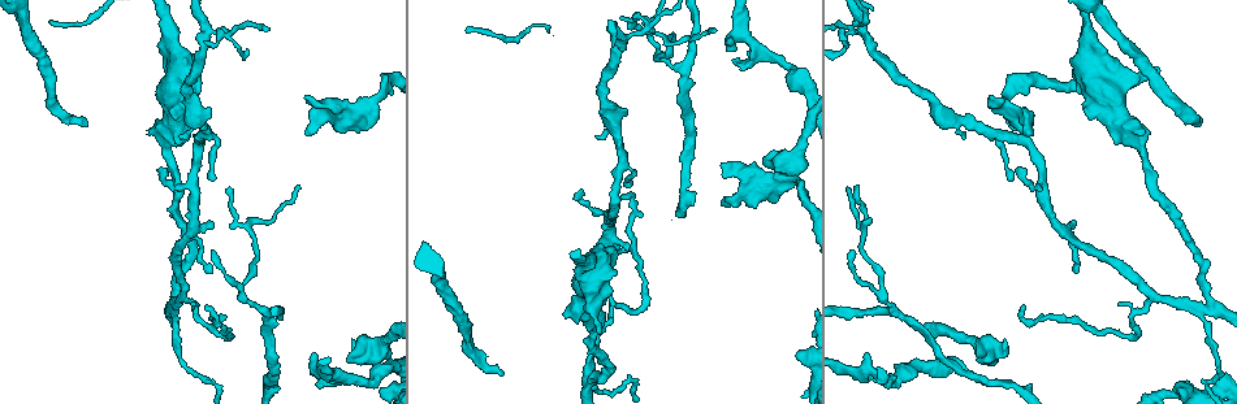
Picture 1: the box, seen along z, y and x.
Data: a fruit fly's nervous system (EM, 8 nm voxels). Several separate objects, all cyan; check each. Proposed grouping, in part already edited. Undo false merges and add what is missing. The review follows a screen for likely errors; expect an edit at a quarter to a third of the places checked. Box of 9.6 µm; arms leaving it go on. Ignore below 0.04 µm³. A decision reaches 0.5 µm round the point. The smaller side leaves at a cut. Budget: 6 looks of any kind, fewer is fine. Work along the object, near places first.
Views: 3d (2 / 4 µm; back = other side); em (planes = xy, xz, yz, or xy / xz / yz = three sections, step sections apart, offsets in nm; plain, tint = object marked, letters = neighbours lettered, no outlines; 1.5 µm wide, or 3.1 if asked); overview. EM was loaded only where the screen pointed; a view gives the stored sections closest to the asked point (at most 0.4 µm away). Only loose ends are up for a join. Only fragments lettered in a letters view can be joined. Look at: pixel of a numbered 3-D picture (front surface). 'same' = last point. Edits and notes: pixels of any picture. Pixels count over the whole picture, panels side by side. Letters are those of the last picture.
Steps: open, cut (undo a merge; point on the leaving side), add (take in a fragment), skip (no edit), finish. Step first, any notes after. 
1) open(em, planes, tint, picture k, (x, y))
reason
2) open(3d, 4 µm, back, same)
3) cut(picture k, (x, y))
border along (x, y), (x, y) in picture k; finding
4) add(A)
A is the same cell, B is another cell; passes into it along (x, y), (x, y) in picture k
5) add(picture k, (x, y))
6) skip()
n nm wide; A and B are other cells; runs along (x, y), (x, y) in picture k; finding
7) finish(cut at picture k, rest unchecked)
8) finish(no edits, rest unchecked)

open(3d, 2 µm, picture 1, (795, 178))
sharp bend

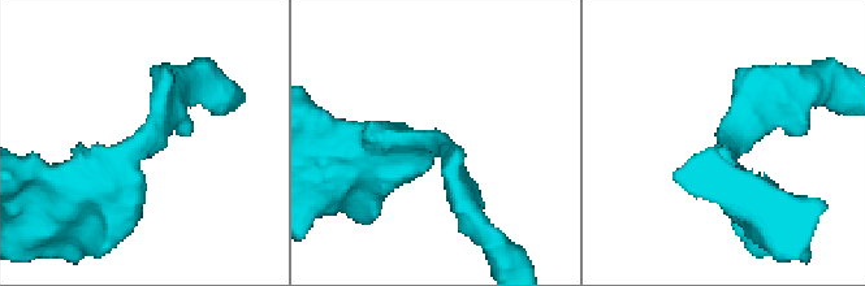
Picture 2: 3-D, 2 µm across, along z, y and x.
open(em, xy, step 4, letters, picture 2, (143, 143))
arms of 220, 340 nm

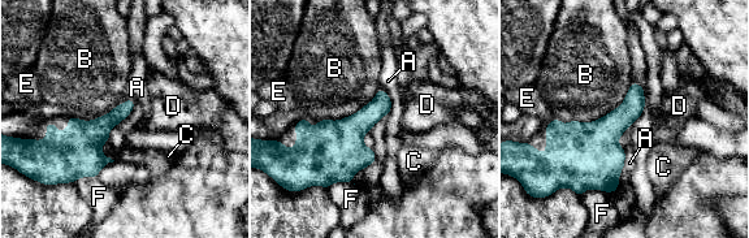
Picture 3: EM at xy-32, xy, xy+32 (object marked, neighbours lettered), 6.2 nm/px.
open(em, yz, step 4, letters, same)

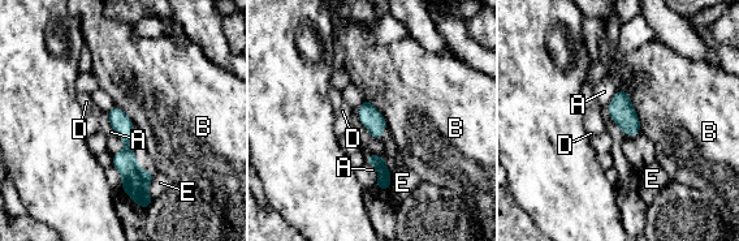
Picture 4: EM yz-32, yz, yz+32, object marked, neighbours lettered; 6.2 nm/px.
skip()
130 nm wide; A, B, D and E are other cells; border along (367, 163), (376, 170), (376, 185) in picture 4; all the same cell

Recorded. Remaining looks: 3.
open(em, yz, step 4, tint, picture 1, (1204, 305))
four-way junction

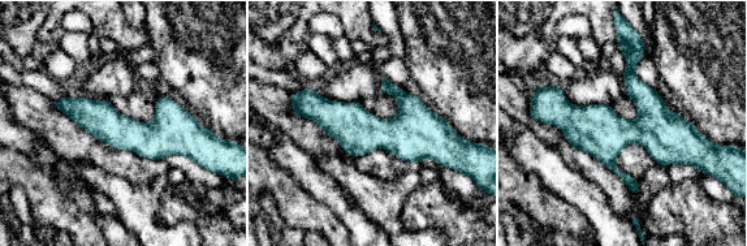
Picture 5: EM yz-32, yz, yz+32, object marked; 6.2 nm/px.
open(em, planes, tint, same)
another direction

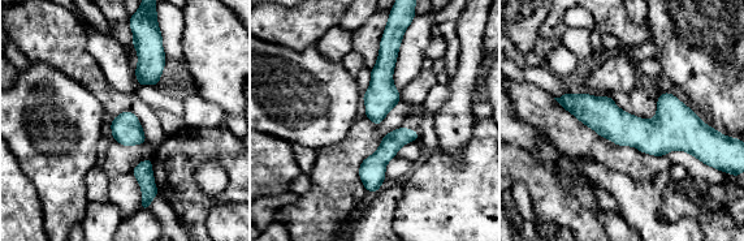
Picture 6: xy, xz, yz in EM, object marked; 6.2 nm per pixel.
open(em, planes, letters, same)
see the neighbours

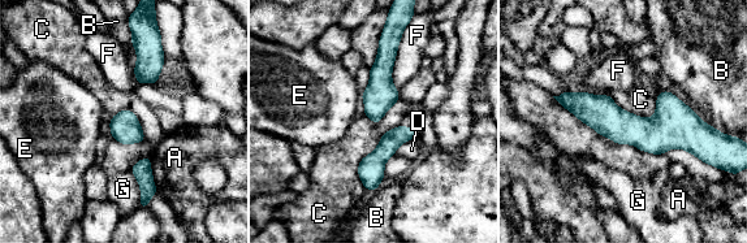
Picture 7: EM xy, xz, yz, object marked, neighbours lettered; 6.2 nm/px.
skip()
A, B, C, D, E, F and G are other cells; border along (404, 124), (359, 163), (365, 189) in picture 7; one cell here

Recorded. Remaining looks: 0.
finish(no edits, rest unchecked)

